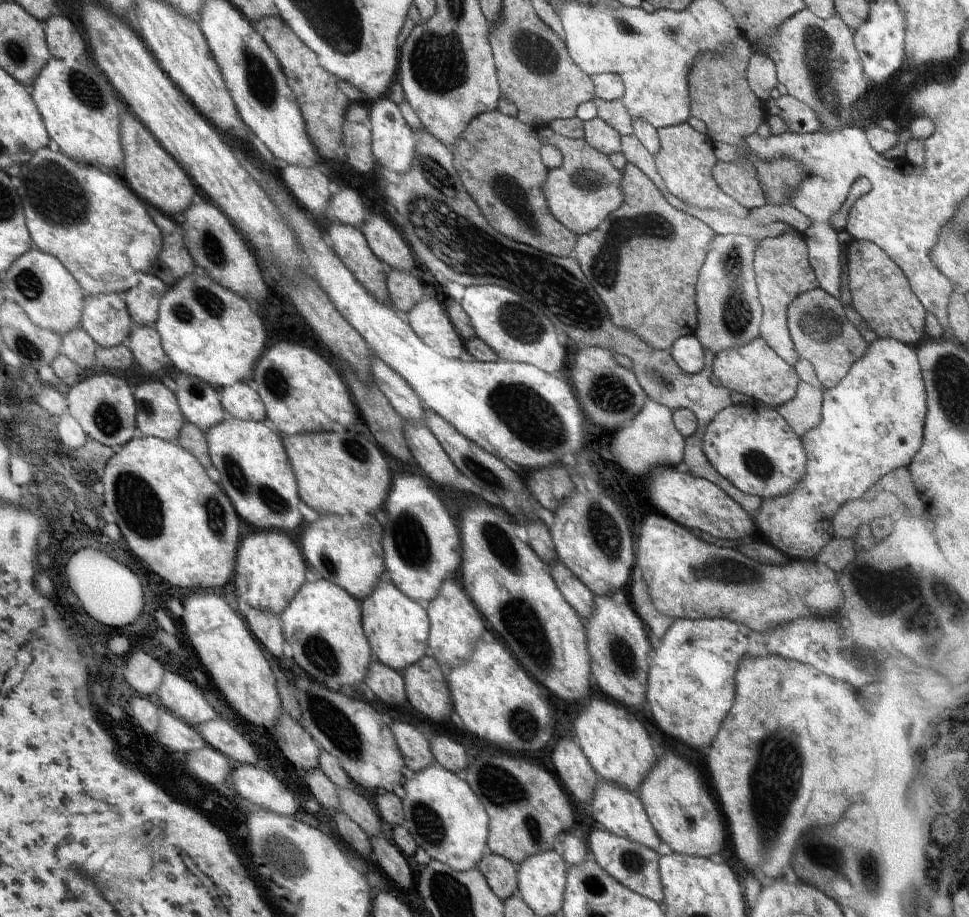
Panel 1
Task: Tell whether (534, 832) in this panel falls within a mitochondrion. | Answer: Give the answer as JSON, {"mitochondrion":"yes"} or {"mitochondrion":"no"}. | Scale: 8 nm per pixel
{"mitochondrion":"yes"}

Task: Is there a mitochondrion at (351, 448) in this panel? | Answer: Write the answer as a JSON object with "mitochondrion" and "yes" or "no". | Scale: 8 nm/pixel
{"mitochondrion":"yes"}

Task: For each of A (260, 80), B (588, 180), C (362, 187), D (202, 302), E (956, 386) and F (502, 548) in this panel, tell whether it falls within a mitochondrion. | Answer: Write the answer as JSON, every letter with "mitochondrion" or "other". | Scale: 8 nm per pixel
{"A":"mitochondrion","B":"mitochondrion","C":"other","D":"mitochondrion","E":"mitochondrion","F":"mitochondrion"}

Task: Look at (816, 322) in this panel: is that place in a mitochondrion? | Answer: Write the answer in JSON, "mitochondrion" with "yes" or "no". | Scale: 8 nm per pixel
{"mitochondrion":"yes"}

